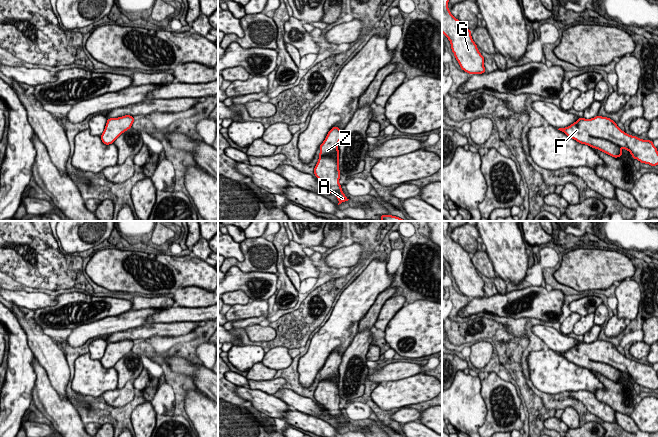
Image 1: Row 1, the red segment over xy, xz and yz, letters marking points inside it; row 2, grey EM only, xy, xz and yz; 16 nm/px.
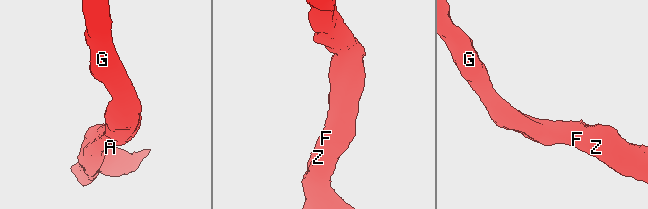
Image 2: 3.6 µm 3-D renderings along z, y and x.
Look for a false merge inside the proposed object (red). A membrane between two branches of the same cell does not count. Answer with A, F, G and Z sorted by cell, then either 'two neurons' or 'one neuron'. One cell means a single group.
A F G Z | one neuron

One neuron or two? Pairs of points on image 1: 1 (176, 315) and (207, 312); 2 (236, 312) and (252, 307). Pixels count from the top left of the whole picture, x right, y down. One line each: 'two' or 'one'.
1: one
2: one

